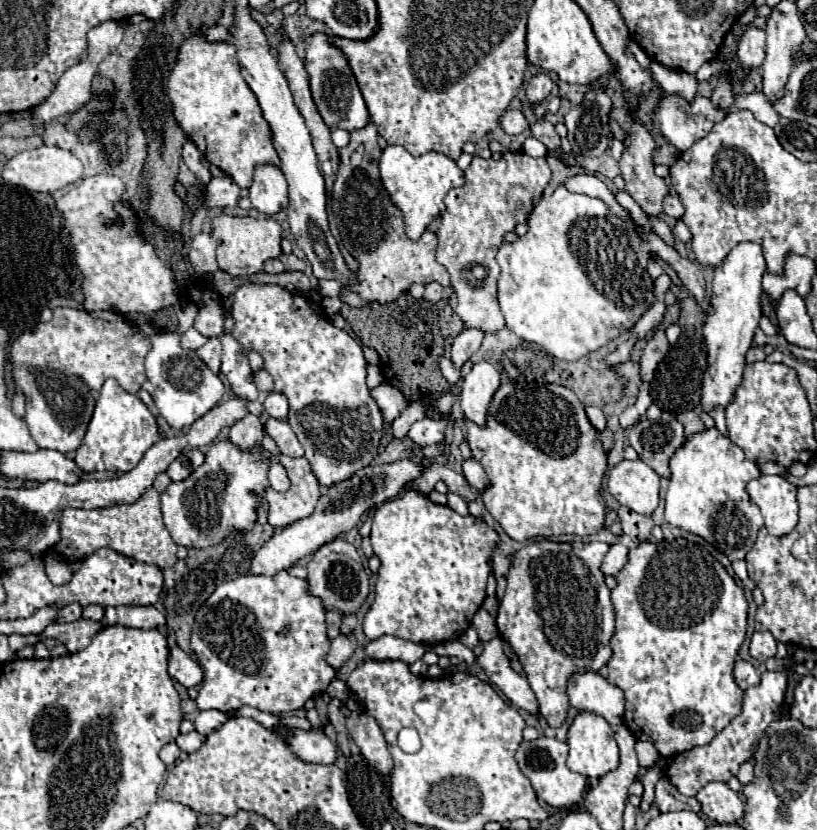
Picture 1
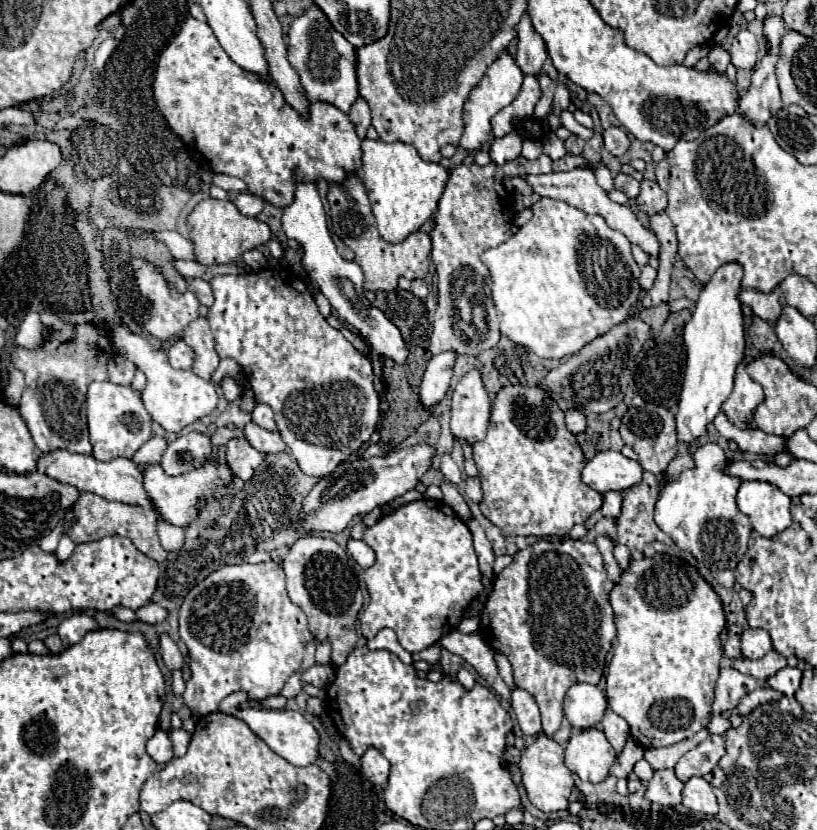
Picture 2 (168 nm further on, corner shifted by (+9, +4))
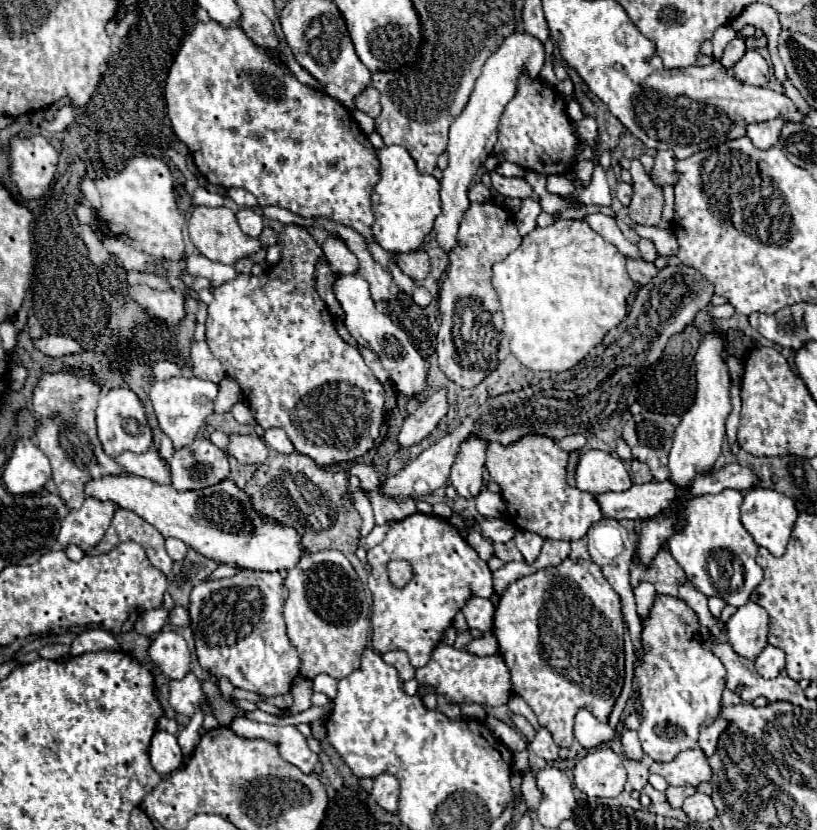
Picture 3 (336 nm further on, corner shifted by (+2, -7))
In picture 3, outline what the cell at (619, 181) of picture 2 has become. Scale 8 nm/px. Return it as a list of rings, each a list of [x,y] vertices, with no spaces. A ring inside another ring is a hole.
[[[619,182],[616,188],[617,199],[621,201],[621,205],[625,205],[625,207],[629,206],[629,201],[631,201],[633,189],[630,184],[626,182]]]

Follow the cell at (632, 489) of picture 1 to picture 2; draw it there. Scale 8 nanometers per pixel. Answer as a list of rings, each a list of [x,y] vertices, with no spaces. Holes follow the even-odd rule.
[[[596,452],[582,470],[582,482],[596,492],[624,492],[642,482],[642,466],[636,460],[622,456],[620,452]]]

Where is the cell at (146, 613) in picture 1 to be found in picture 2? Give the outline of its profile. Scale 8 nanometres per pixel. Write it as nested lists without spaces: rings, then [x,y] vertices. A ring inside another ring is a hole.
[[[148,602],[144,608],[138,608],[136,610],[136,616],[138,620],[146,622],[146,624],[158,624],[158,622],[164,622],[166,620],[166,610],[154,602]]]

